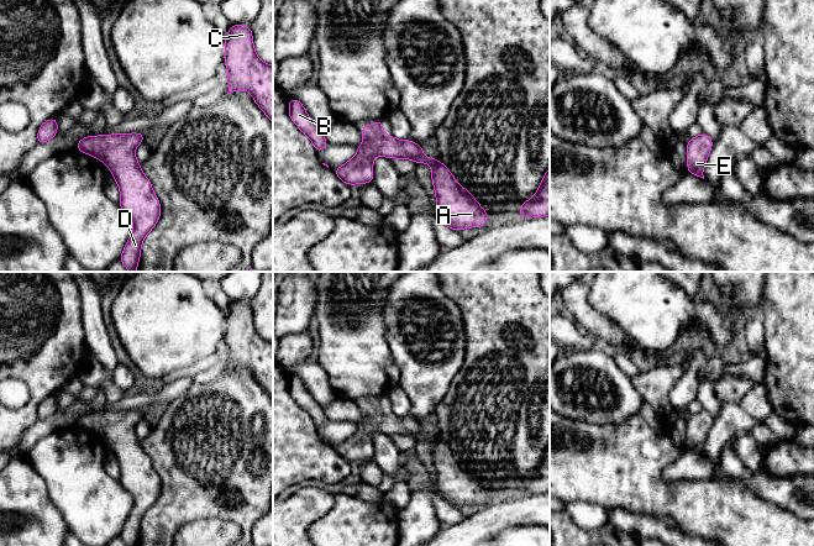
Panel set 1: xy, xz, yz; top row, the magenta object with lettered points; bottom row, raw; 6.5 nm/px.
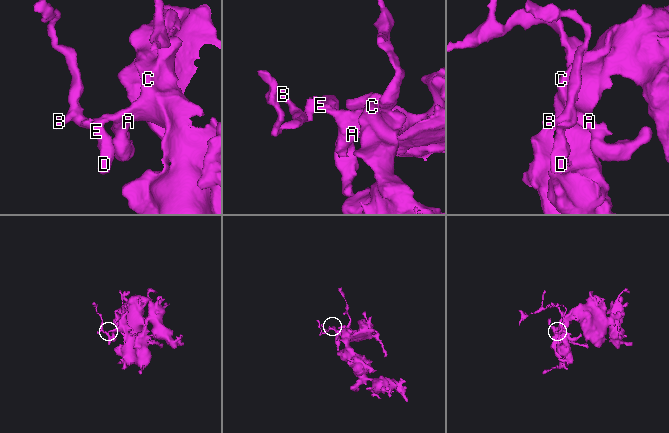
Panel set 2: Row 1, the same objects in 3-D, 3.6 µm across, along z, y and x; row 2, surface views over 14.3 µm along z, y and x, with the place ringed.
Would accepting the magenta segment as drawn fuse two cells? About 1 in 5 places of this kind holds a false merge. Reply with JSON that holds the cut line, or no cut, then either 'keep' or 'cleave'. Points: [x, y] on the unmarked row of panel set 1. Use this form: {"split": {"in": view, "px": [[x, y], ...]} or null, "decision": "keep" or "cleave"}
{"split": null, "decision": "keep"}

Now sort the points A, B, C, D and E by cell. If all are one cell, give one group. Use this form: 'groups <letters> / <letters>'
groups A B C D E

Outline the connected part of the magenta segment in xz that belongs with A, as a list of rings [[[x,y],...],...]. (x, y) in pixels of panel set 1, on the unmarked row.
[[[384,399],[359,405],[364,419],[357,422],[357,431],[346,441],[334,446],[346,461],[373,460],[373,435],[414,436],[416,441],[430,440],[434,466],[436,468],[436,492],[450,505],[459,508],[467,504],[482,504],[490,490],[485,489],[473,471],[461,463],[450,446],[435,434],[422,431],[422,424],[411,416],[399,418],[393,411],[387,414],[380,404]]]

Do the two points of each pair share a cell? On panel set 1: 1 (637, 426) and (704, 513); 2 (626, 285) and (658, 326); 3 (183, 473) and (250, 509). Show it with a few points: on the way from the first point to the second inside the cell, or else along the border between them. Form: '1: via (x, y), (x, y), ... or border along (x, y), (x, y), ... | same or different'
1: via (637, 452), (637, 465), (672, 499), (678, 500) | same
2: via (635, 295), (654, 316) | same
3: via (199, 473), (214, 473), (234, 493) | same

